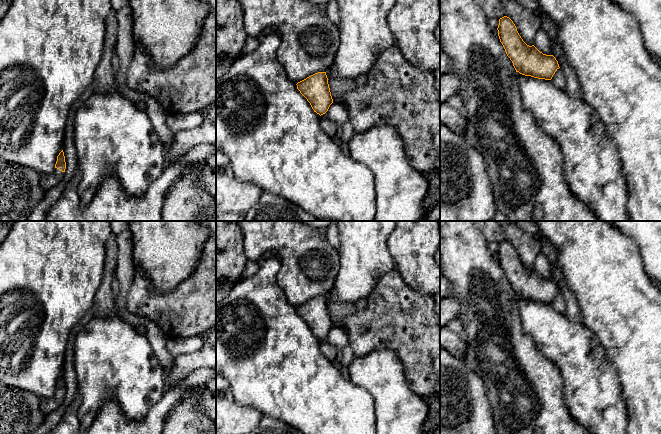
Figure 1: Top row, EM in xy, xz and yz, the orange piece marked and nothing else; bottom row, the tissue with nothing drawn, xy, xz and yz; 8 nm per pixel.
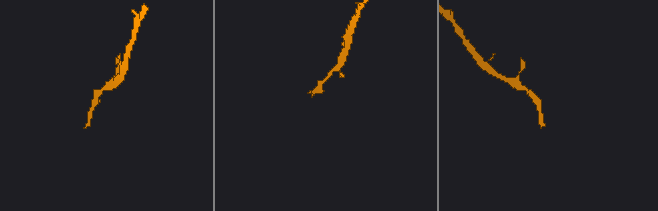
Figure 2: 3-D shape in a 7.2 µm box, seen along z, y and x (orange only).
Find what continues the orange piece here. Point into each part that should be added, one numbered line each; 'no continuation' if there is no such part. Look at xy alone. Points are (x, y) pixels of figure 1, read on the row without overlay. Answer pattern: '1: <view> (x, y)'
1: xy (47, 405)

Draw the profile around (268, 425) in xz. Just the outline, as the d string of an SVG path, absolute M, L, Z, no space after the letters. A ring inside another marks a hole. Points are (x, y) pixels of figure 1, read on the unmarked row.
M263 415L258 426L249 434L303 434L296 428L273 418L269 415Z

